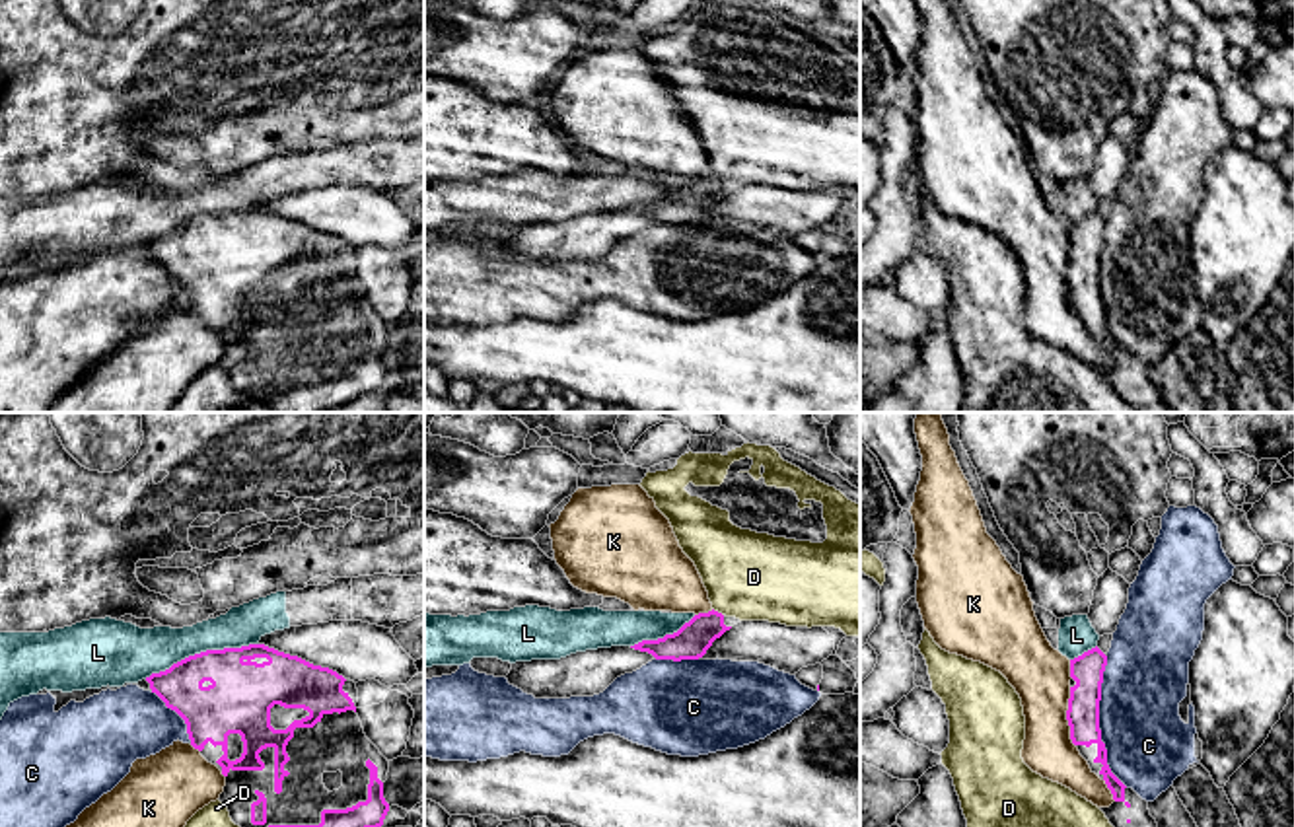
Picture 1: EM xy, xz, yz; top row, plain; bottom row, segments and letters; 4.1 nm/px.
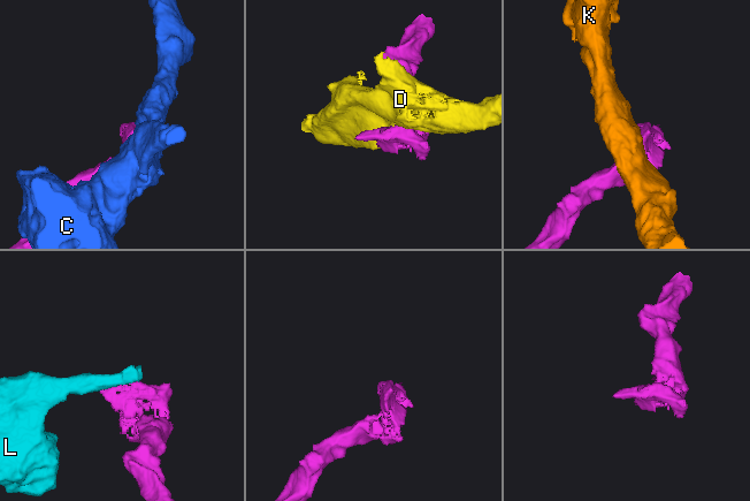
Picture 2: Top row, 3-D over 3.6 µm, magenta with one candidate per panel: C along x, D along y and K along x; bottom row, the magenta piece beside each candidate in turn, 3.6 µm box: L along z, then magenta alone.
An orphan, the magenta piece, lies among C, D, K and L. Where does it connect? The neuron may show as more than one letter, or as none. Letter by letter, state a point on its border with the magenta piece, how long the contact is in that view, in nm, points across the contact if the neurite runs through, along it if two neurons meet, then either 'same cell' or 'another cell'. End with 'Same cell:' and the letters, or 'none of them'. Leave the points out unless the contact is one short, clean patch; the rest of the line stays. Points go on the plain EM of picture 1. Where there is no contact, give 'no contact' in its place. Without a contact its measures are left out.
C: meets magenta in yz at (1098, 287); contact 550 nm long; another cell
D: meets magenta in xz at (717, 176); contact 60 nm long; another cell
K: meets magenta in yz at (1067, 281); contact 240 nm long; another cell
L: meets magenta in xy at (201, 216); contact 500 nm long; another cell
Same cell: none of them

